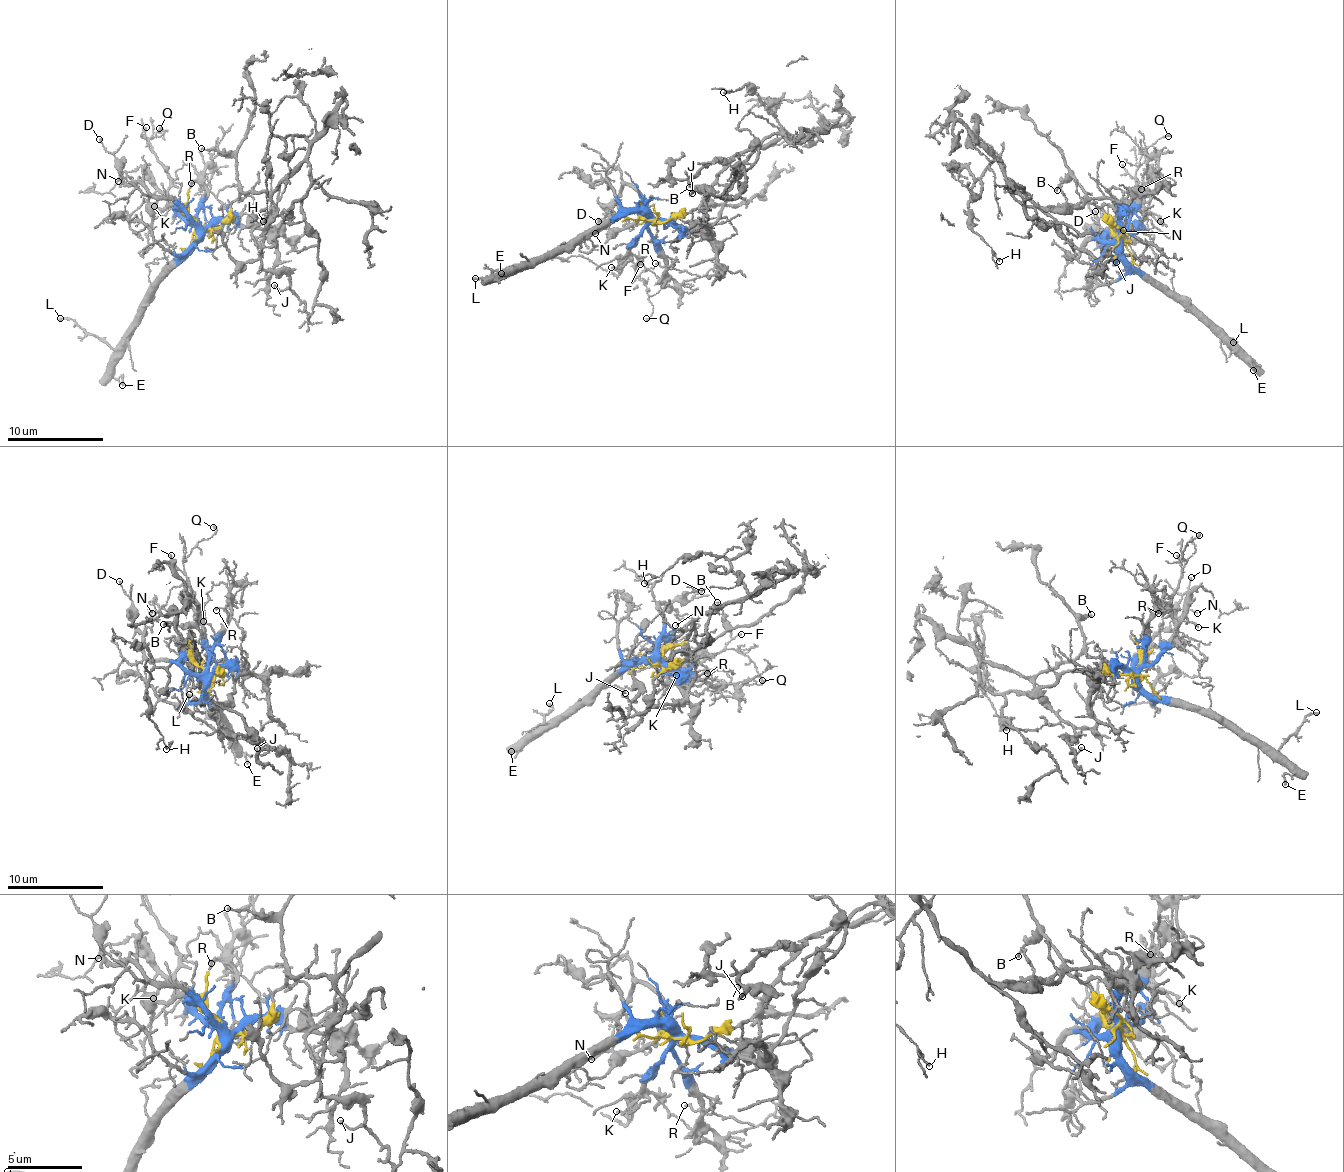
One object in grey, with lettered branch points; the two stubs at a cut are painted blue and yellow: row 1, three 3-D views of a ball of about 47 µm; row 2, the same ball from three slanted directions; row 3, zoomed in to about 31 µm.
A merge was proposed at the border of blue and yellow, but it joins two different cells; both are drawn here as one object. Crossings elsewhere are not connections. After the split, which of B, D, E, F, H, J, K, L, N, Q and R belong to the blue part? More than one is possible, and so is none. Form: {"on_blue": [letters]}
{"on_blue": ["D", "E", "F", "K", "L", "N", "Q", "R"]}

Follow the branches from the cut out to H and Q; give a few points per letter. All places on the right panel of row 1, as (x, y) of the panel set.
H: (1122, 240), (1119, 226), (1087, 201), (1037, 204), (993, 159), (969, 203), (971, 230), (998, 261)
Q: (1122, 240), (1136, 232), (1143, 216), (1135, 185), (1135, 170), (1143, 153), (1168, 135)

